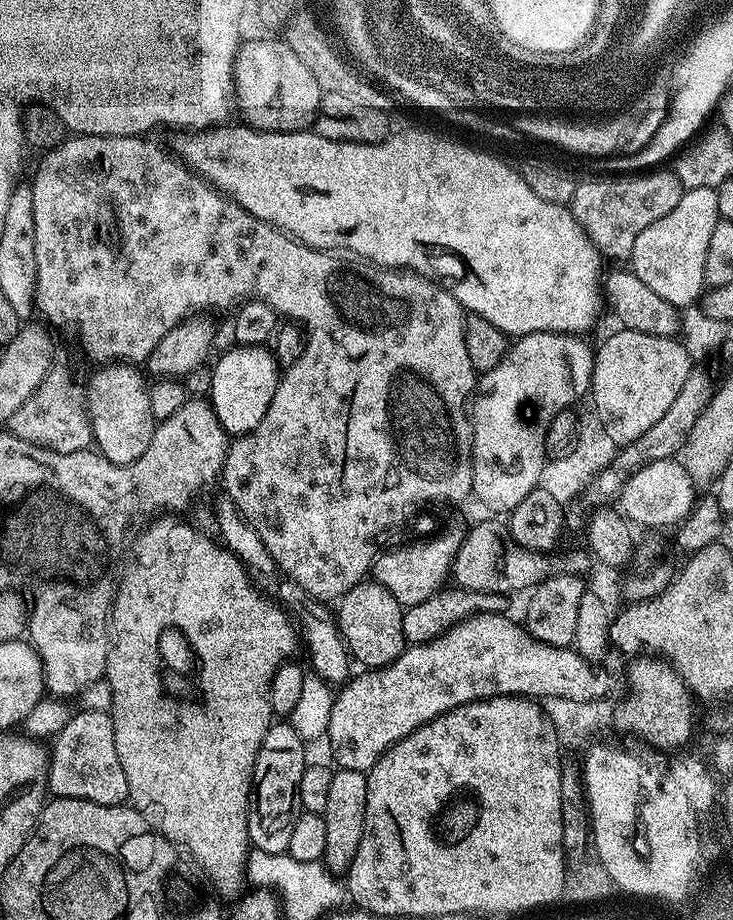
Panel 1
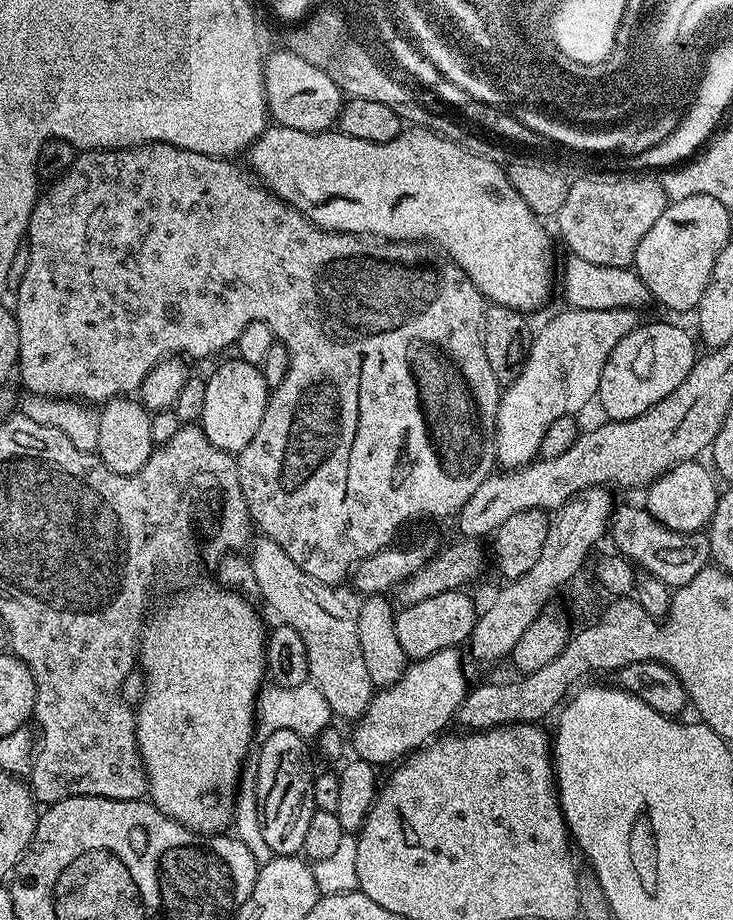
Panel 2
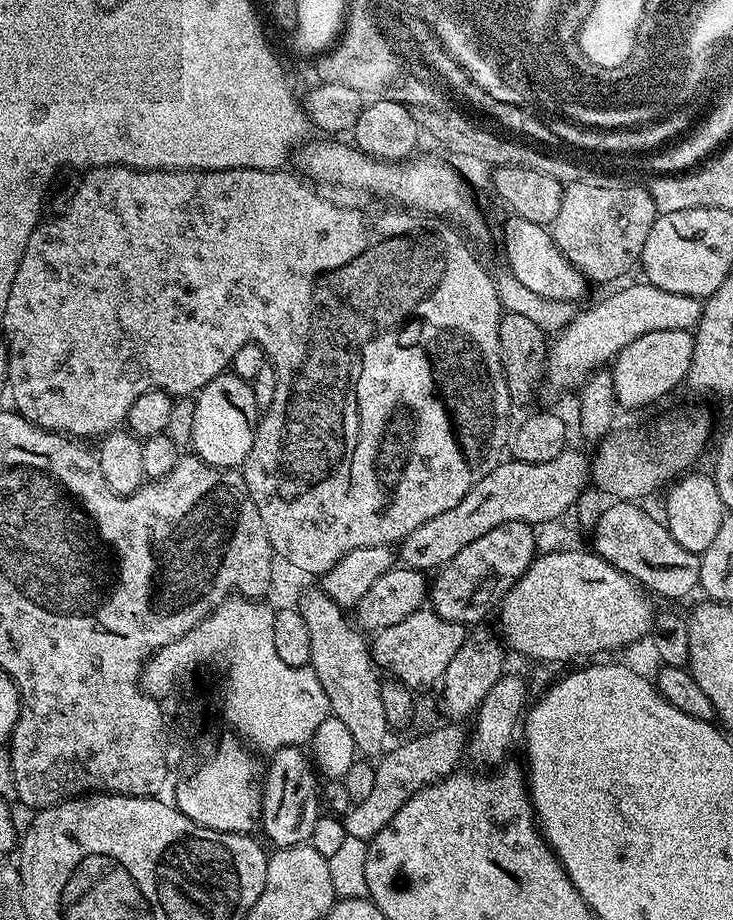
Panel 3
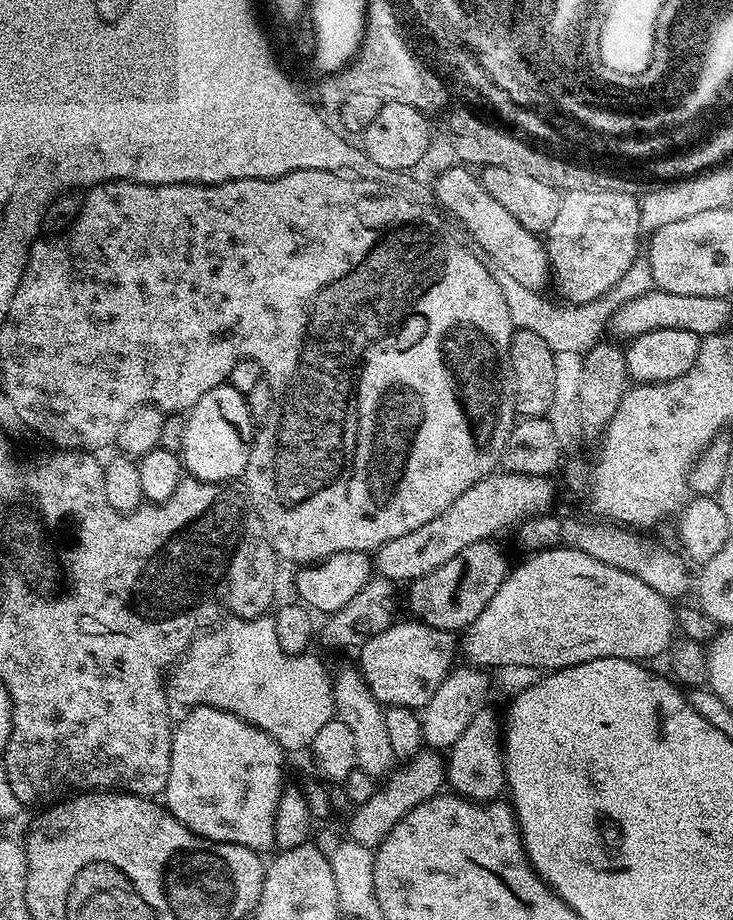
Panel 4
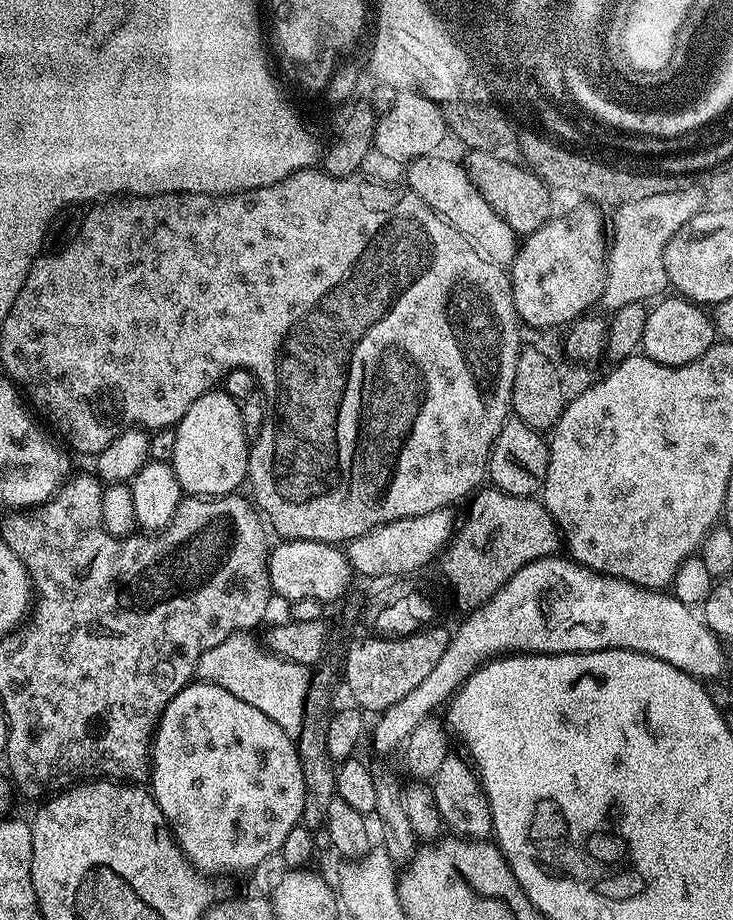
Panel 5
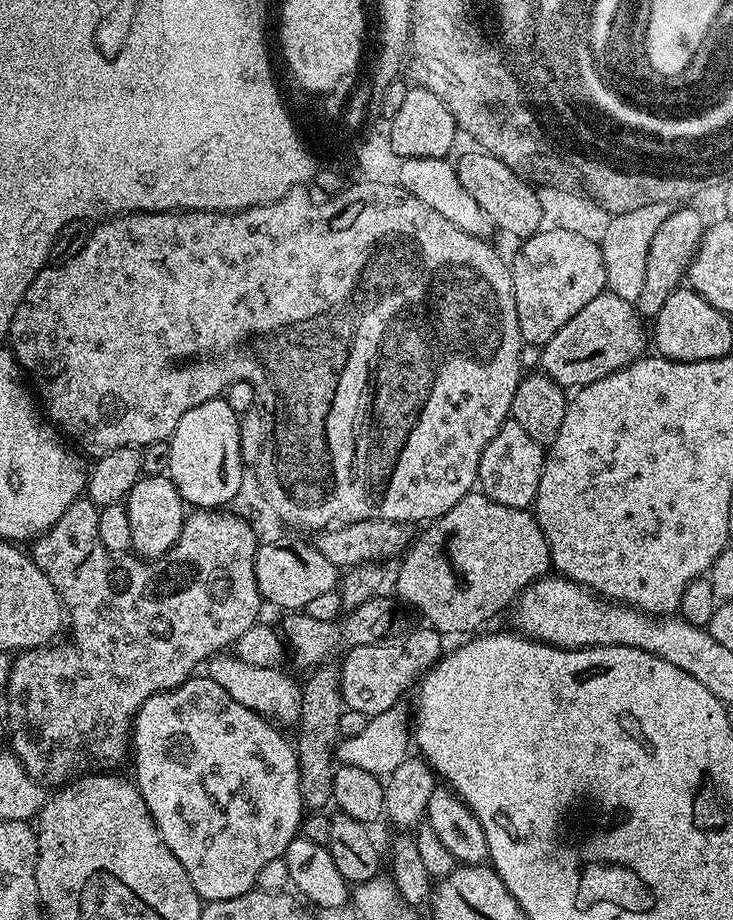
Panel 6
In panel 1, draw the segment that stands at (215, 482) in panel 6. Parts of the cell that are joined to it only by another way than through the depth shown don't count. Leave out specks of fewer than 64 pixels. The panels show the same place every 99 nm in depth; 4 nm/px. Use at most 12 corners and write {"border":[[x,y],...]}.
{"border":[[267,347],[211,365],[210,403],[229,437],[252,432],[282,375]]}

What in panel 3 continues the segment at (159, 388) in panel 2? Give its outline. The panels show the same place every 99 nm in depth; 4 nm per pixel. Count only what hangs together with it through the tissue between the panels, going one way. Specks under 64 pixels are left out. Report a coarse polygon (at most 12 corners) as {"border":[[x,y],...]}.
{"border":[[153,390],[125,430],[99,441],[100,473],[119,496],[146,483],[142,440],[163,436],[173,397]]}

